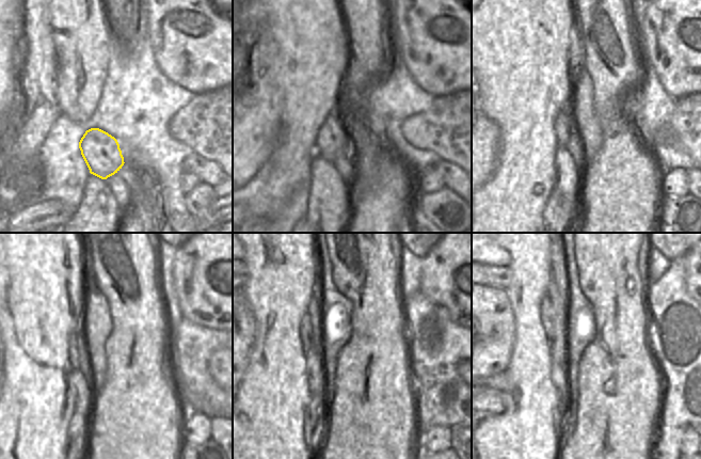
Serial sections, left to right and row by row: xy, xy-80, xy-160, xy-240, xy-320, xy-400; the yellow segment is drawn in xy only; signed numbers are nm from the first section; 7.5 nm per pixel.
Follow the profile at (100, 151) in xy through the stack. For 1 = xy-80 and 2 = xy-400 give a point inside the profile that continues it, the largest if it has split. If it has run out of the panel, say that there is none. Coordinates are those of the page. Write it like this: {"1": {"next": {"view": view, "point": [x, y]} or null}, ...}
{"1": {"next": {"view": "xy-80", "point": [332, 141]}}, "2": {"next": {"view": "xy-400", "point": [546, 310]}}}

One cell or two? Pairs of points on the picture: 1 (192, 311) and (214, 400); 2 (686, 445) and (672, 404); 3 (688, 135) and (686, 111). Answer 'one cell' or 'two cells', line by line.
1: two cells
2: two cells
3: one cell

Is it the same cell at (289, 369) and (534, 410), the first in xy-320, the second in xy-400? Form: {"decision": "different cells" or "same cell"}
{"decision": "same cell"}

